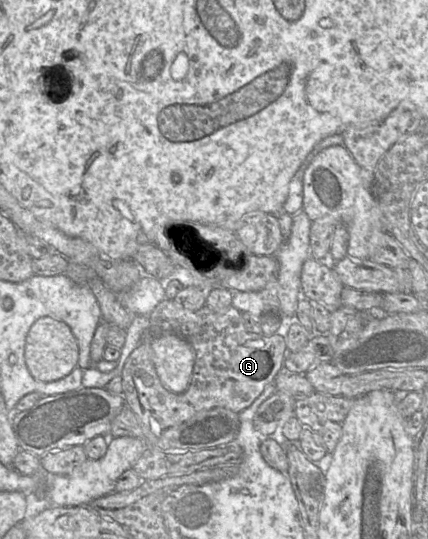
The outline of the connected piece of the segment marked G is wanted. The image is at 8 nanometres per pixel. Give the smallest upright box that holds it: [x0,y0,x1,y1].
[122,299,286,441]

